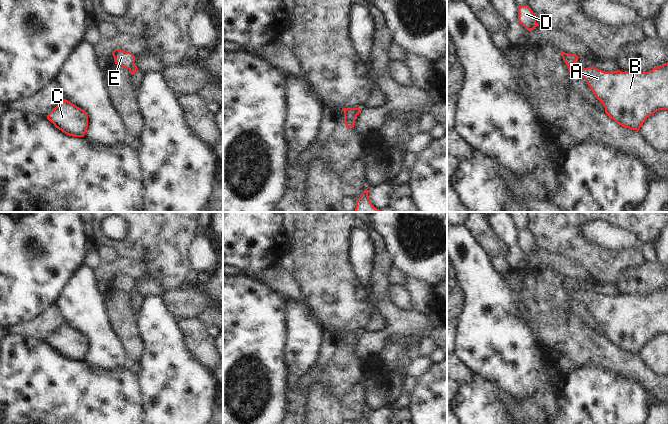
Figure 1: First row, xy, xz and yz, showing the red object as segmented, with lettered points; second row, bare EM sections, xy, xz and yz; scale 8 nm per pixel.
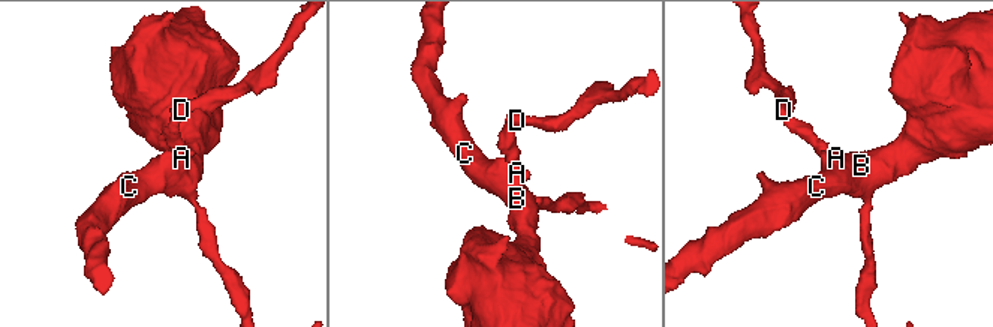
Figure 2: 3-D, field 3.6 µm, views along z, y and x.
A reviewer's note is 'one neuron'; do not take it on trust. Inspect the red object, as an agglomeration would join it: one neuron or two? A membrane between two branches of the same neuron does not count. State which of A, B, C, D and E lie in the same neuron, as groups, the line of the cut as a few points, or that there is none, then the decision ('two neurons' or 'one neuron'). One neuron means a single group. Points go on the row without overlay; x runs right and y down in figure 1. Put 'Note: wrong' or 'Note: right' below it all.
A B C / D E | yz (575, 289), (567, 290) | two neurons
Note: wrong

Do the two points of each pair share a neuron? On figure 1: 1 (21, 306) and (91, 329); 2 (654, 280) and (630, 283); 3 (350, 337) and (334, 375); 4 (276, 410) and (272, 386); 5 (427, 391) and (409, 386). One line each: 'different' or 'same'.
1: different
2: same
3: same
4: same
5: different

